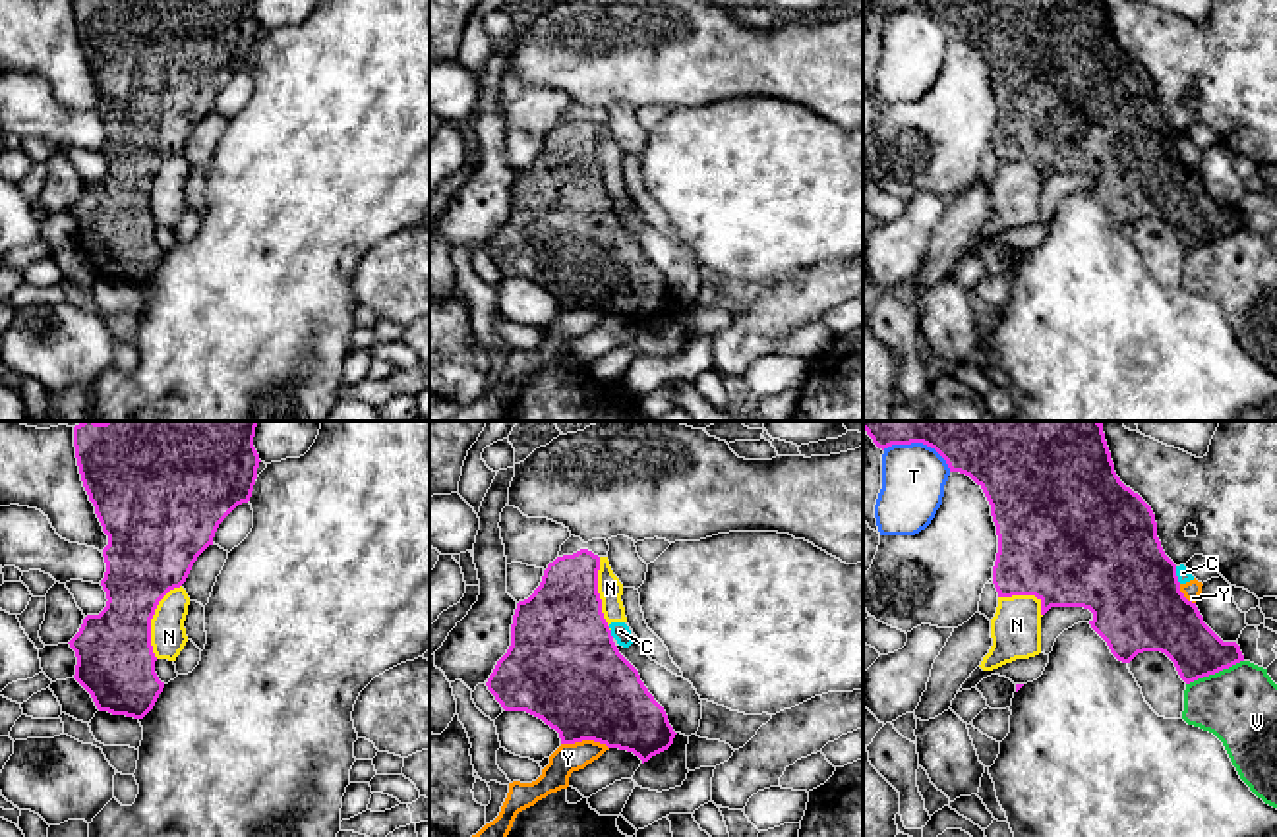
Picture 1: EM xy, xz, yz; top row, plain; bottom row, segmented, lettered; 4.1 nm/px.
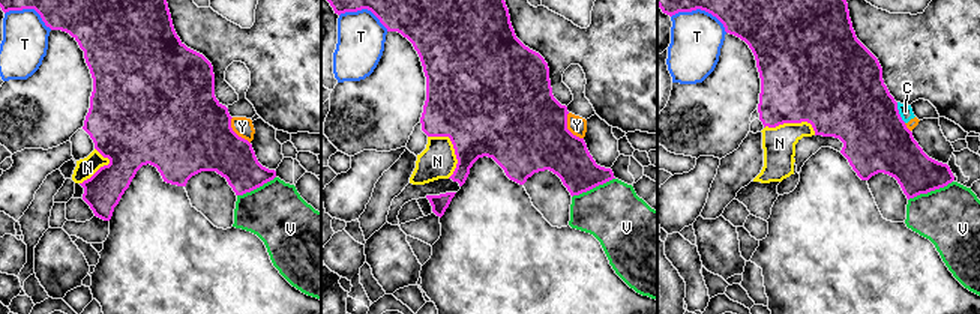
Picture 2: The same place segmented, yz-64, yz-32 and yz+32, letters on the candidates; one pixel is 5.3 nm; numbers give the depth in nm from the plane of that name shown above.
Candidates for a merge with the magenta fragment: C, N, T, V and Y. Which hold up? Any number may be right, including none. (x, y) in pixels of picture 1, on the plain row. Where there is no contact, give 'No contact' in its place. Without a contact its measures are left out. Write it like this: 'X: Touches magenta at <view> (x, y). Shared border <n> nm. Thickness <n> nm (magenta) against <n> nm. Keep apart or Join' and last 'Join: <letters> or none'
C: Touches magenta at yz (1175, 142). Shared border 80 nm. Thickness 420 nm (magenta) against 60 nm. Keep apart
N: Touches magenta at xy (151, 184). Shared border 320 nm. Thickness 340 nm (magenta) against 140 nm. Keep apart
T: Touches magenta at yz (920, 8). Shared border 300 nm. Thickness 190 nm (magenta) against 260 nm. Keep apart
V: Touches magenta at yz (1214, 240). Shared border 260 nm. Thickness 240 nm (magenta) against 320 nm. Keep apart
Y: Touches magenta at xz (585, 306). Shared border 200 nm. Thickness 440 nm (magenta) against 120 nm. Keep apart
Join: none

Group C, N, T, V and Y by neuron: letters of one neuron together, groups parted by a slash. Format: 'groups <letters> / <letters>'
groups C N Y / T / V

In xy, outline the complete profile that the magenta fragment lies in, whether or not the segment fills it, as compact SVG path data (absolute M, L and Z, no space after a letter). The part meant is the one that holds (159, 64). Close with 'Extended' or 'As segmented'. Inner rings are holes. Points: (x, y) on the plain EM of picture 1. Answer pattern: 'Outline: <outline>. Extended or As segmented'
Outline: M74 0L83 54L108 102L103 116L106 139L101 147L106 174L99 182L87 182L68 209L77 224L74 245L91 261L99 278L143 286L153 276L164 249L155 240L151 186L159 168L186 149L197 124L213 112L219 91L250 68L261 29L253 4L255 0Z. As segmented

